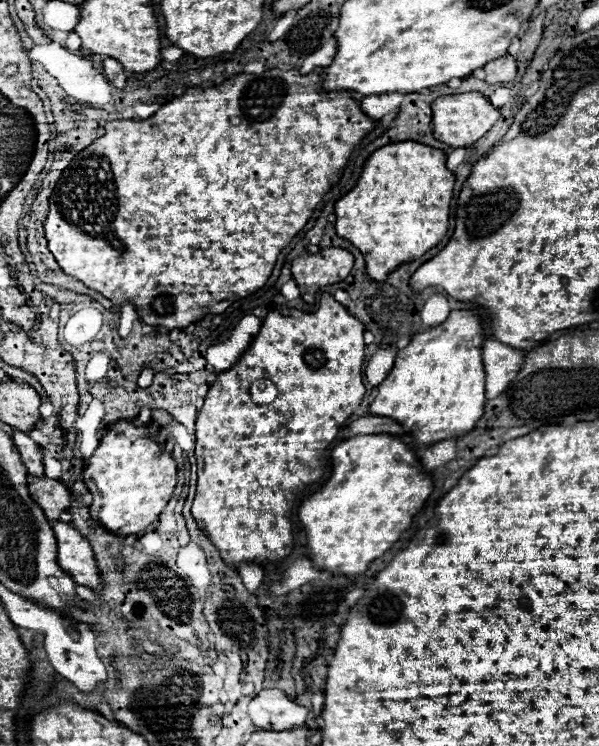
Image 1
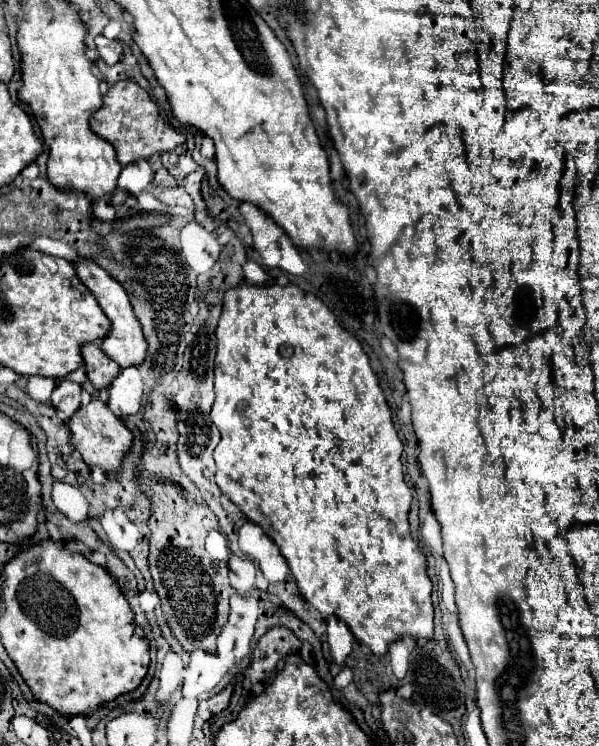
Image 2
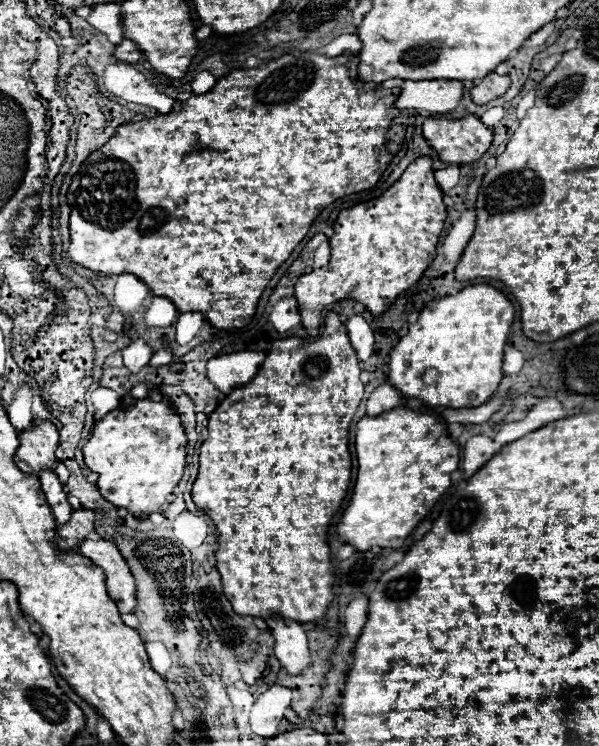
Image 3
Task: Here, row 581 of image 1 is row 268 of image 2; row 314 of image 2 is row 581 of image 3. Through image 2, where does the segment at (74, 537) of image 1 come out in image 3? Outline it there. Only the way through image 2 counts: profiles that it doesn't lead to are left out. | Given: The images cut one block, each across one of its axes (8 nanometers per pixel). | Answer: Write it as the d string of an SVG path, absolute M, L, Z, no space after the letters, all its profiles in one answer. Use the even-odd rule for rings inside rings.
M84 540L78 552L90 558L96 566L106 572L106 586L110 596L118 602L122 614L136 610L136 582L130 572L130 566L118 552L118 548L108 540Z

